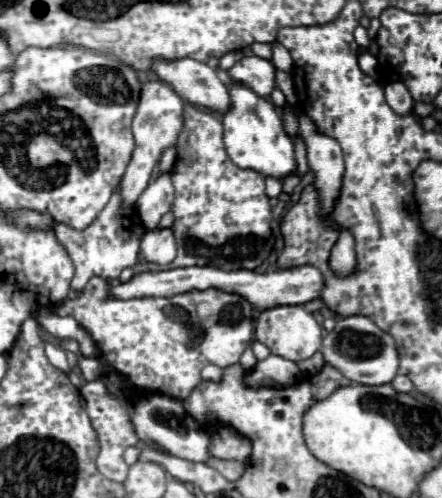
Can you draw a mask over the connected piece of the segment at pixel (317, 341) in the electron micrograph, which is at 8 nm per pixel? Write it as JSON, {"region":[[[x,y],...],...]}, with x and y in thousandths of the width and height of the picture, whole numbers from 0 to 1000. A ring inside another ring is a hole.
{"region":[[[624,614],[624,618],[606,618],[588,627],[575,671],[579,671],[579,683],[606,695],[615,711],[638,715],[661,727],[701,719],[729,691],[729,655],[683,614]]]}

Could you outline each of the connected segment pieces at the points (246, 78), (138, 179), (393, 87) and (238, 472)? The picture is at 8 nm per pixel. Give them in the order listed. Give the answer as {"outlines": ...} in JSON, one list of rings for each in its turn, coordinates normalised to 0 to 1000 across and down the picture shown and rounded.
{"outlines":[[[[557,112],[516,141],[520,165],[552,169],[557,177],[570,177],[584,193],[597,197],[606,197],[611,185],[624,177],[620,149],[624,137],[615,133],[615,124],[584,112]]],[[[339,161],[326,165],[317,177],[317,209],[308,221],[308,233],[299,241],[299,269],[308,281],[308,297],[299,305],[299,321],[290,325],[290,337],[276,357],[276,406],[281,414],[303,414],[312,394],[335,373],[335,361],[344,353],[348,333],[357,329],[367,305],[398,289],[403,269],[416,253],[416,201],[394,185],[394,177],[367,161]]],[[[887,165],[887,169],[878,169],[869,181],[873,181],[873,201],[878,201],[882,217],[887,217],[896,229],[919,233],[919,229],[932,225],[937,201],[932,201],[923,177],[919,177],[910,165]]],[[[471,920],[466,936],[493,944],[511,964],[534,968],[552,952],[552,928],[538,924],[493,924],[493,920]]]]}

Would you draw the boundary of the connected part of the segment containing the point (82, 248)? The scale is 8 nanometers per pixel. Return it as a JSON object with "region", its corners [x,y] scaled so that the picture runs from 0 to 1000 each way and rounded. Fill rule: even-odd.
{"region":[[[271,373],[262,378],[262,386],[253,390],[244,410],[231,424],[231,430],[190,462],[172,462],[172,458],[154,458],[149,450],[122,450],[118,438],[90,430],[90,426],[68,426],[68,422],[50,422],[50,426],[32,426],[18,430],[23,446],[45,450],[50,458],[118,458],[127,478],[149,494],[167,534],[172,534],[172,550],[163,562],[163,582],[186,586],[195,566],[208,554],[226,554],[240,558],[249,566],[262,566],[271,546],[281,538],[299,538],[312,530],[312,514],[317,514],[317,482],[330,470],[330,458],[308,426],[308,418],[281,418],[271,406]],[[262,454],[271,454],[271,490],[262,490]]]}

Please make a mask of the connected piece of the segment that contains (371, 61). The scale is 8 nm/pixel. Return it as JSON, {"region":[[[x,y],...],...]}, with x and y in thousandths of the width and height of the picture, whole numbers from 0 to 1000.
{"region":[[[819,104],[810,112],[810,129],[814,129],[814,141],[833,153],[851,153],[851,116],[837,108],[837,104]]]}

